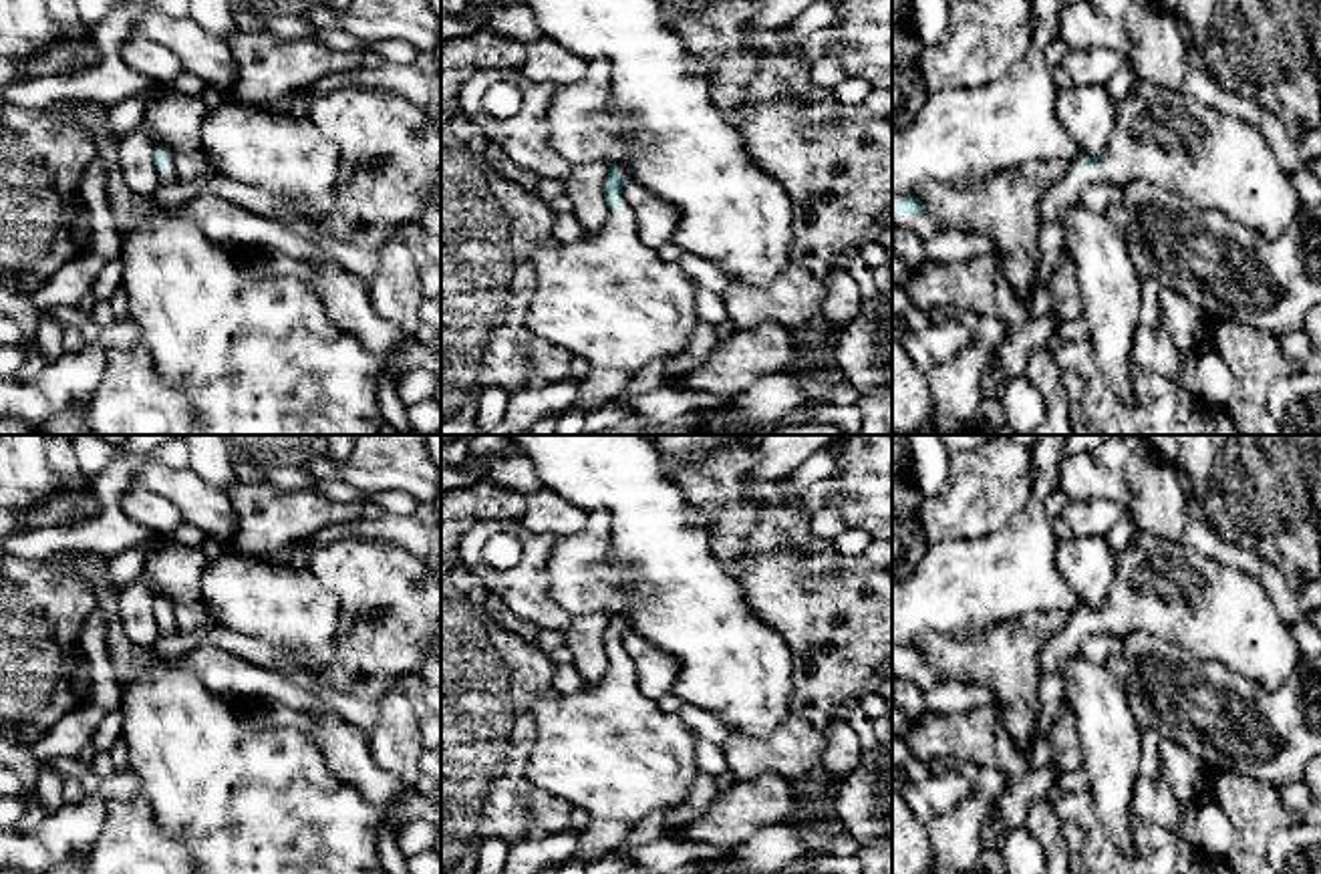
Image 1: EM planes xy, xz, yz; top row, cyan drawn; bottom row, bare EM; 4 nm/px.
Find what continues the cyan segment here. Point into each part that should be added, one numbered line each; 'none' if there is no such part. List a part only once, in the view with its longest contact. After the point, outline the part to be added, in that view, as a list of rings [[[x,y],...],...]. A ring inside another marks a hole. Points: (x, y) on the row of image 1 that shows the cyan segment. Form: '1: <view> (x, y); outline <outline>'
1: xy (168, 174); outline [[[141,123],[139,129],[155,143],[155,147],[163,145],[167,149],[167,145],[145,123]],[[167,149],[165,167],[157,169],[157,177],[161,183],[169,183],[177,179],[177,169],[169,149]]]

